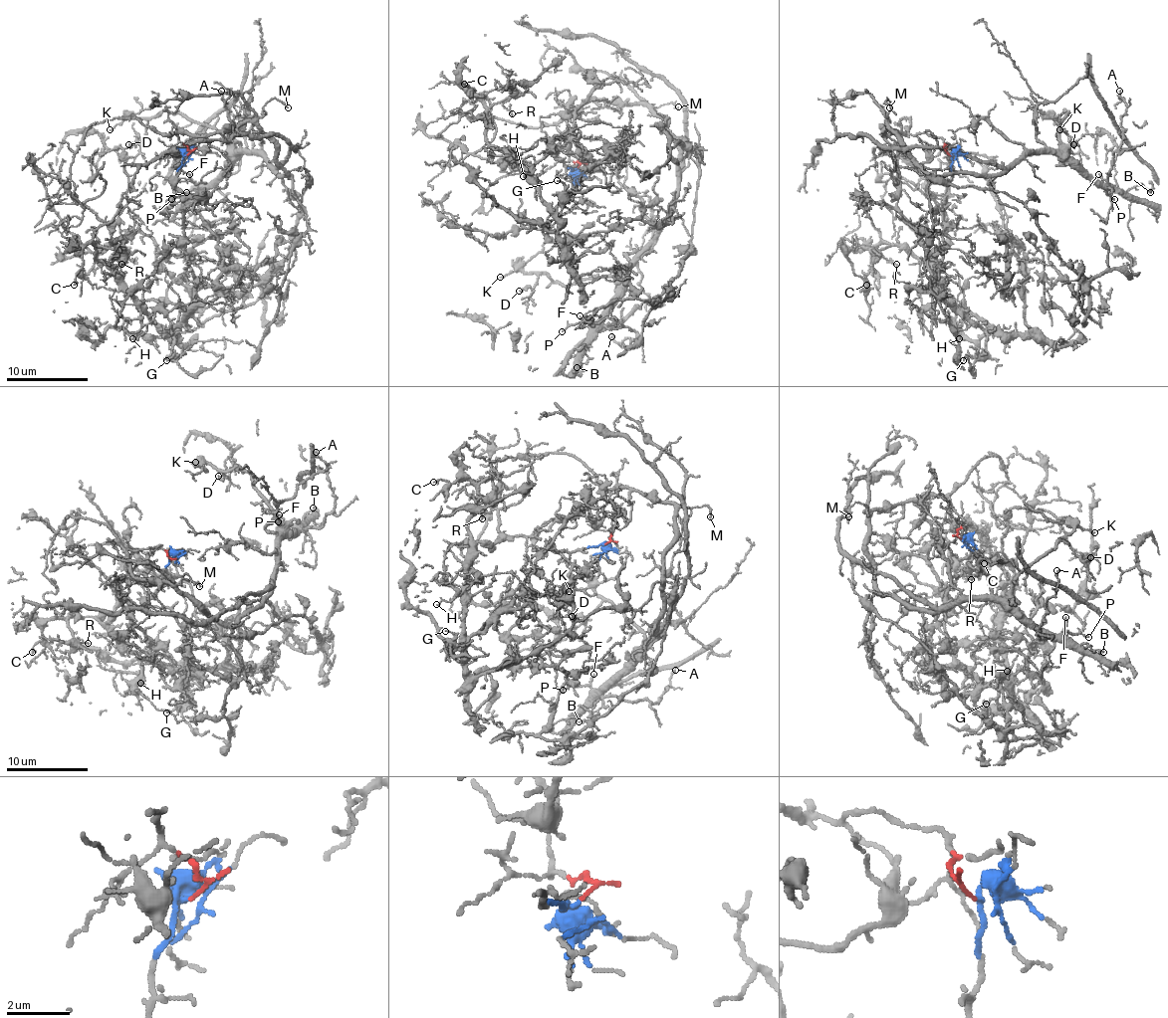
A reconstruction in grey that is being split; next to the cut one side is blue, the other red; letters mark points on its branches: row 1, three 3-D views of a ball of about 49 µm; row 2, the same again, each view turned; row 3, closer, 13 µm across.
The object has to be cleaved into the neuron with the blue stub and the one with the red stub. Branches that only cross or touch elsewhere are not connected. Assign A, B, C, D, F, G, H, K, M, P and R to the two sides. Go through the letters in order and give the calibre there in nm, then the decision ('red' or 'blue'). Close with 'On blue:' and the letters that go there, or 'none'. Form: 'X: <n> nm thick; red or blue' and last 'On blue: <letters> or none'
A: 160 nm thick; red
B: 120 nm thick; red
C: 140 nm thick; blue
D: 180 nm thick; red
F: 140 nm thick; red
G: 120 nm thick; blue
H: 110 nm thick; blue
K: 100 nm thick; red
M: 110 nm thick; red
P: 100 nm thick; red
R: 90 nm thick; blue
On blue: C, G, H, R

